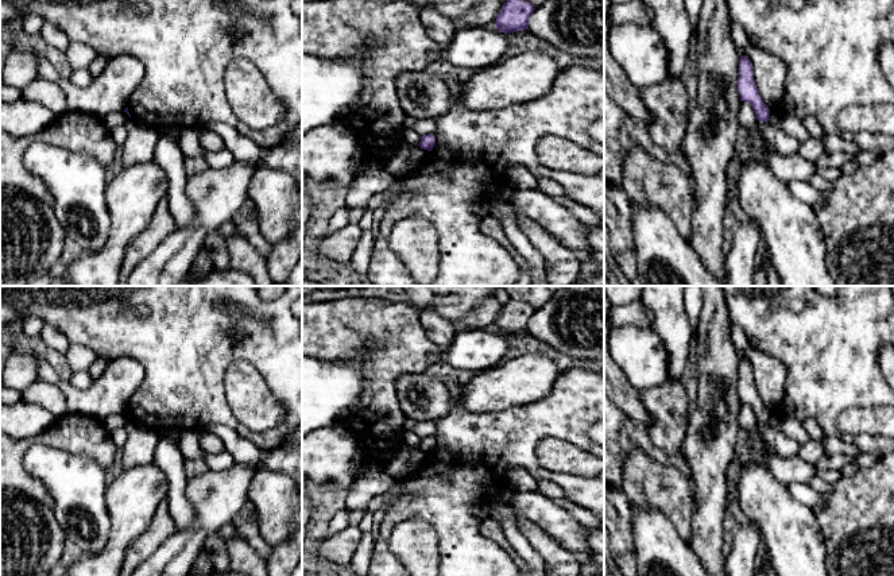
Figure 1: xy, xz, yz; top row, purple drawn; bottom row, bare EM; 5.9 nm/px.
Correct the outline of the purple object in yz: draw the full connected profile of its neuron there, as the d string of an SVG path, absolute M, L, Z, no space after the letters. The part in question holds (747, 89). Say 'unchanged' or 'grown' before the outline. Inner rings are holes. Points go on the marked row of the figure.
unchanged | M740 55L738 92L742 101L751 104L756 115L756 120L769 121L770 109L759 96L756 84L754 81L752 63L747 55Z

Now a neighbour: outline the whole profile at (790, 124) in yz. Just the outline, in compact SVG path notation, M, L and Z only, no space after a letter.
M781 109L770 111L769 124L797 139L800 143L809 138L809 132L797 116L783 113Z

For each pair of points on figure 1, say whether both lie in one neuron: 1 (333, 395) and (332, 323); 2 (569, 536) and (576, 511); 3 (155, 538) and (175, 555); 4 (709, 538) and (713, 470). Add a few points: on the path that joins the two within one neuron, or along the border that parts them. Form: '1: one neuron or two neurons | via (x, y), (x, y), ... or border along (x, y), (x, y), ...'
1: two neurons | border along (362, 347), (352, 355), (337, 360), (316, 358)
2: two neurons | border along (552, 501), (564, 507), (584, 528)
3: two neurons | border along (177, 528), (142, 561)
4: one neuron | via (709, 521), (709, 487)

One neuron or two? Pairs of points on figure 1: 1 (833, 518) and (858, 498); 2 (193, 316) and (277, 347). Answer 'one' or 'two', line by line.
1: one
2: one

